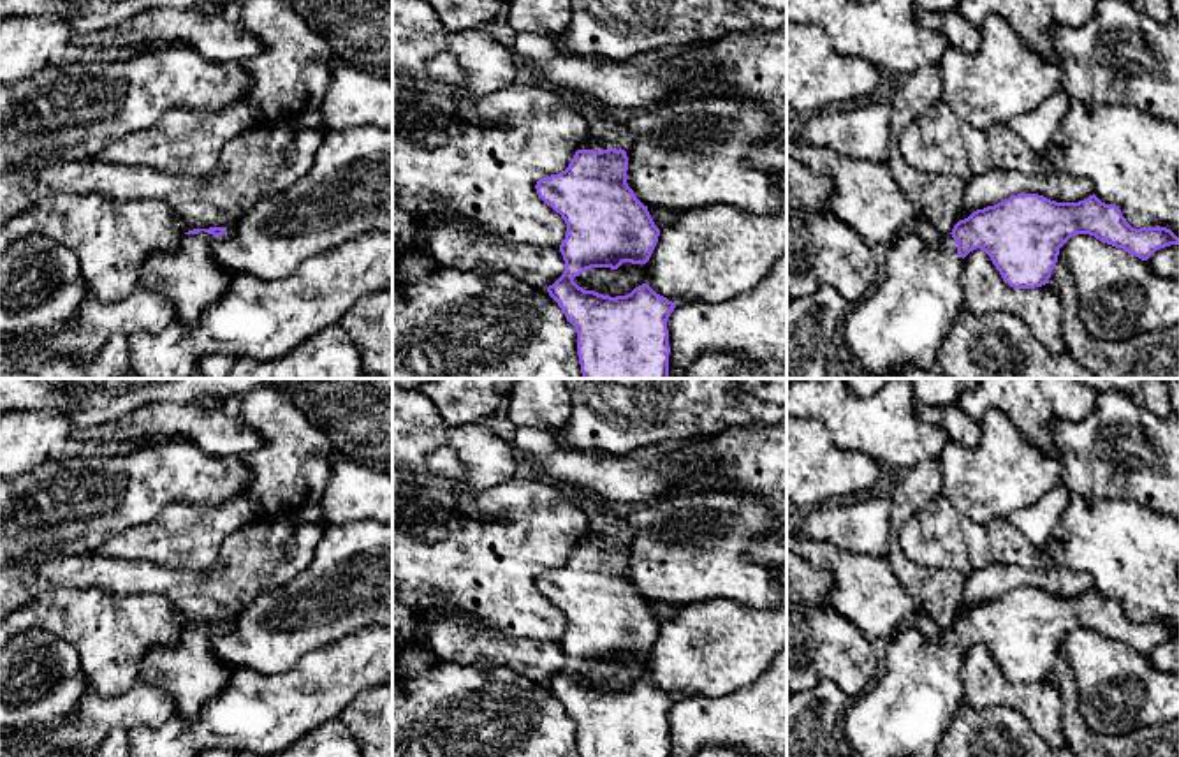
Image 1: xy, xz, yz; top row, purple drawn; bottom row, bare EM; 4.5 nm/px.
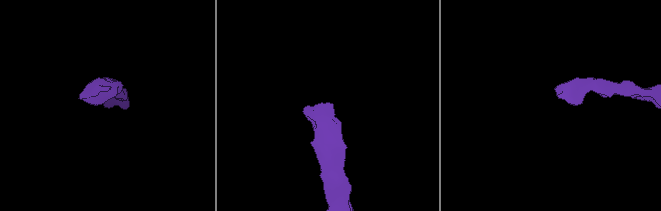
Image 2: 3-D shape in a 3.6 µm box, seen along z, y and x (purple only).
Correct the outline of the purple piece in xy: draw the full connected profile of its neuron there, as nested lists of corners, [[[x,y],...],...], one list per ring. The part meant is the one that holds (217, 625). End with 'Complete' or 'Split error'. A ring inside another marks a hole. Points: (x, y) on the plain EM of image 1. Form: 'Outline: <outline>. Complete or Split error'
Outline: [[[234,620],[185,627],[178,646],[151,646],[144,653],[139,678],[174,697],[174,715],[197,720],[204,702],[220,694],[231,676],[211,643],[234,628]]]. Split error

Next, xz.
Outline: [[[568,495],[588,519],[586,533],[565,565],[535,579],[567,618],[560,639],[565,665],[547,687],[575,722],[579,757],[669,757],[667,715],[676,697],[648,678],[611,692],[574,676],[591,662],[646,658],[660,623],[626,577],[628,519],[595,496]]]. Split error

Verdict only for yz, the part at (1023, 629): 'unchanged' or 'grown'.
grown

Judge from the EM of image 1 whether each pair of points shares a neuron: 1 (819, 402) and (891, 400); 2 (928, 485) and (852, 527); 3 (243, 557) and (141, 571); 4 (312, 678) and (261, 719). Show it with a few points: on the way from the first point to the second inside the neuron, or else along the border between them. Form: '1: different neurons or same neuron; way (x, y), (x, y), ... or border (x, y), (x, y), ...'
1: same neuron; way (836, 405), (873, 405)
2: different neurons; border (887, 495), (891, 504), (889, 546)
3: same neuron; way (219, 581), (215, 585), (166, 583)
4: same neuron; way (300, 690), (282, 708), (273, 712)

